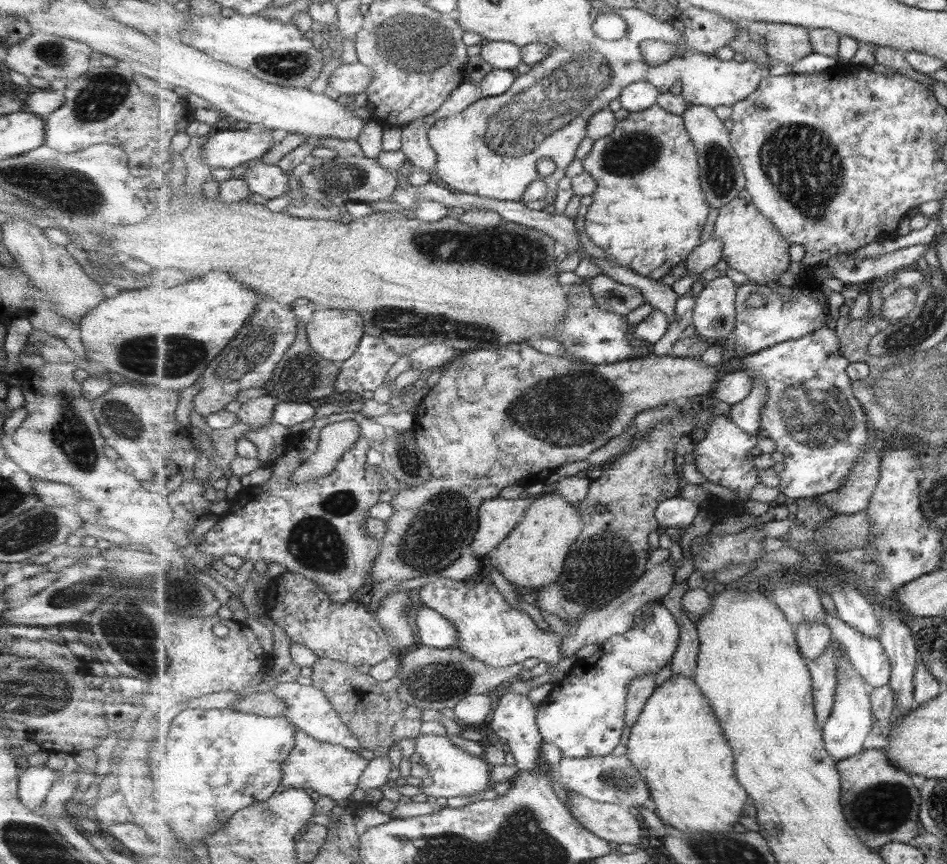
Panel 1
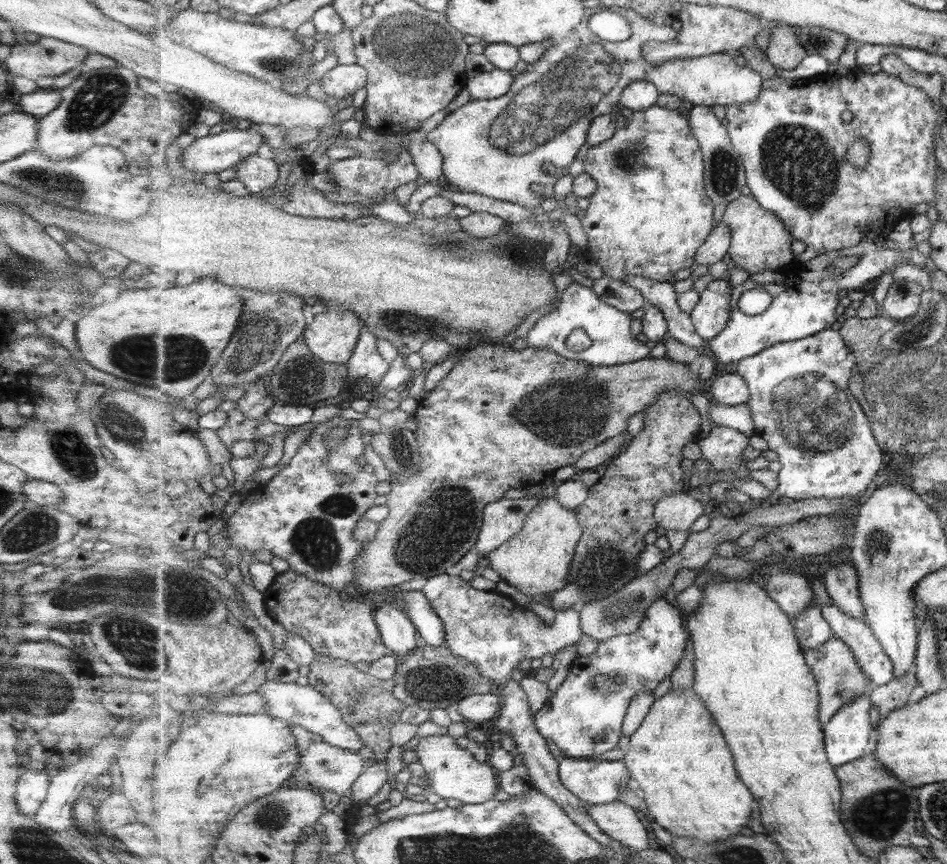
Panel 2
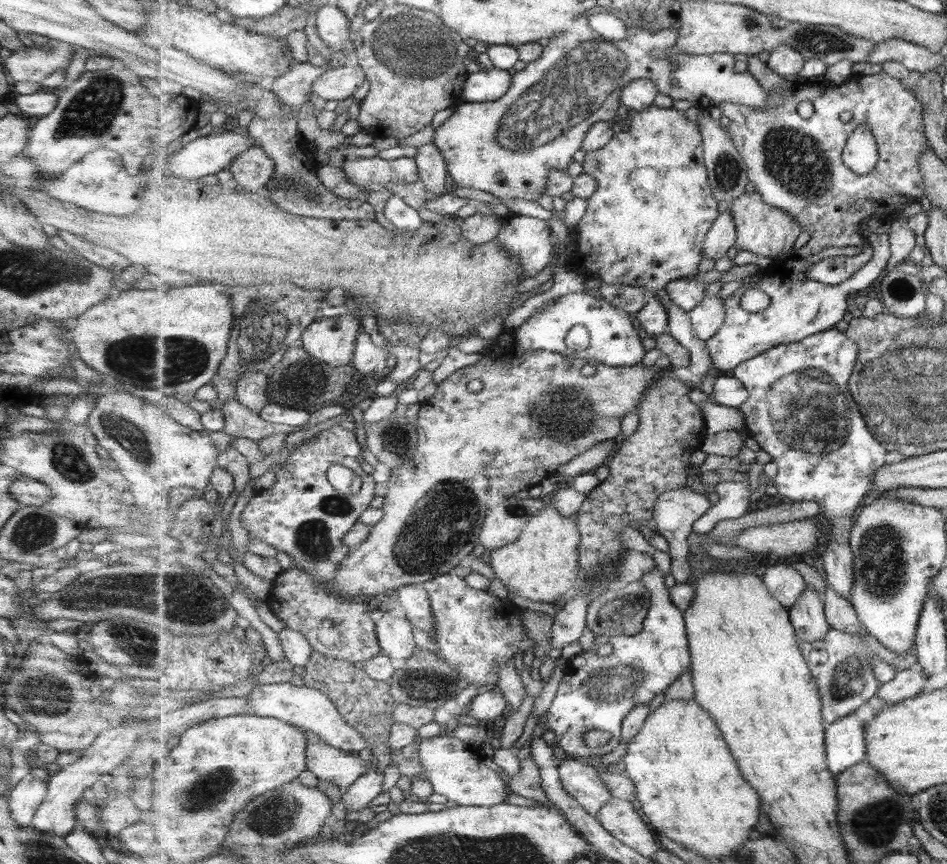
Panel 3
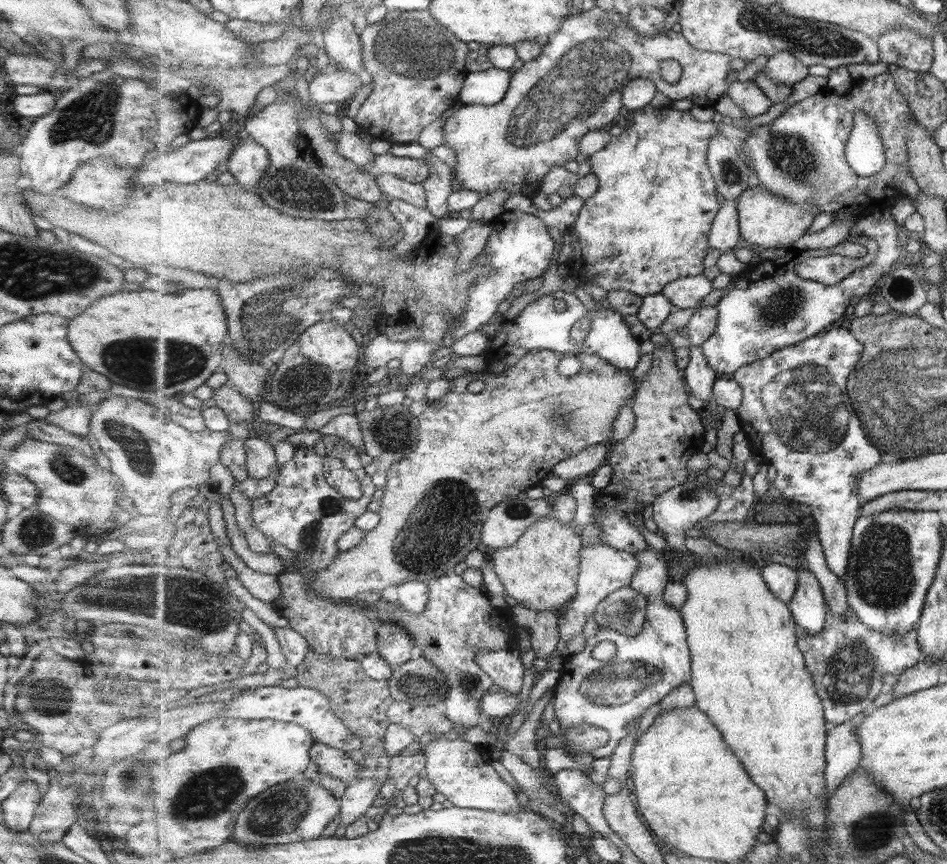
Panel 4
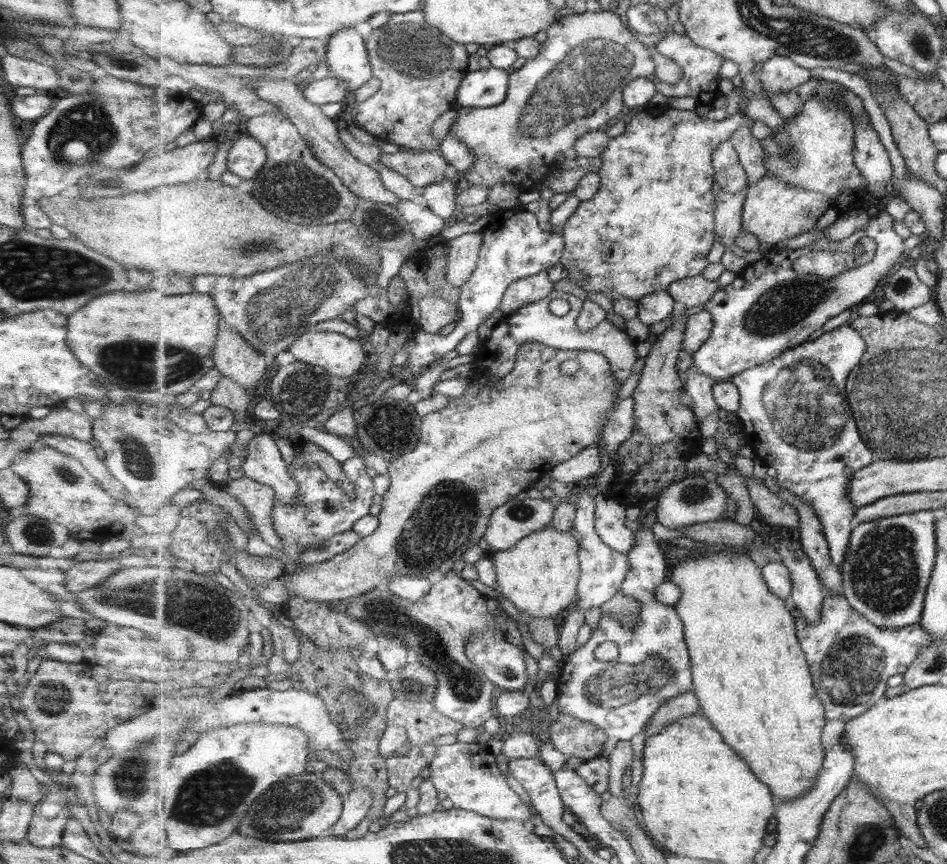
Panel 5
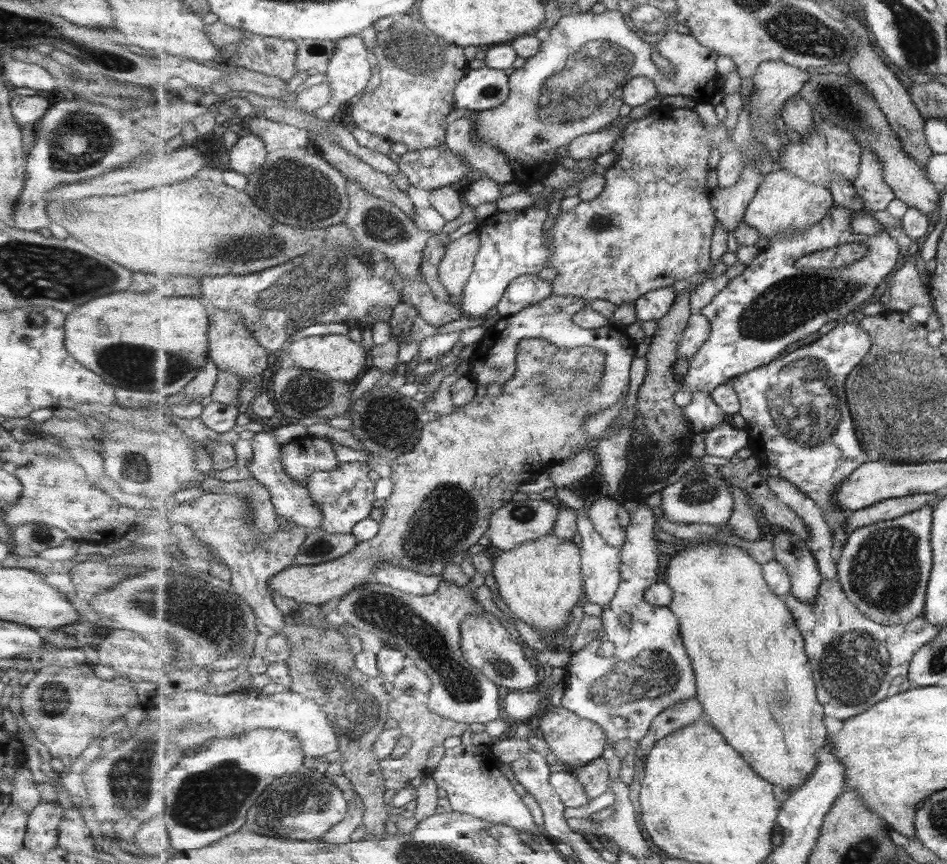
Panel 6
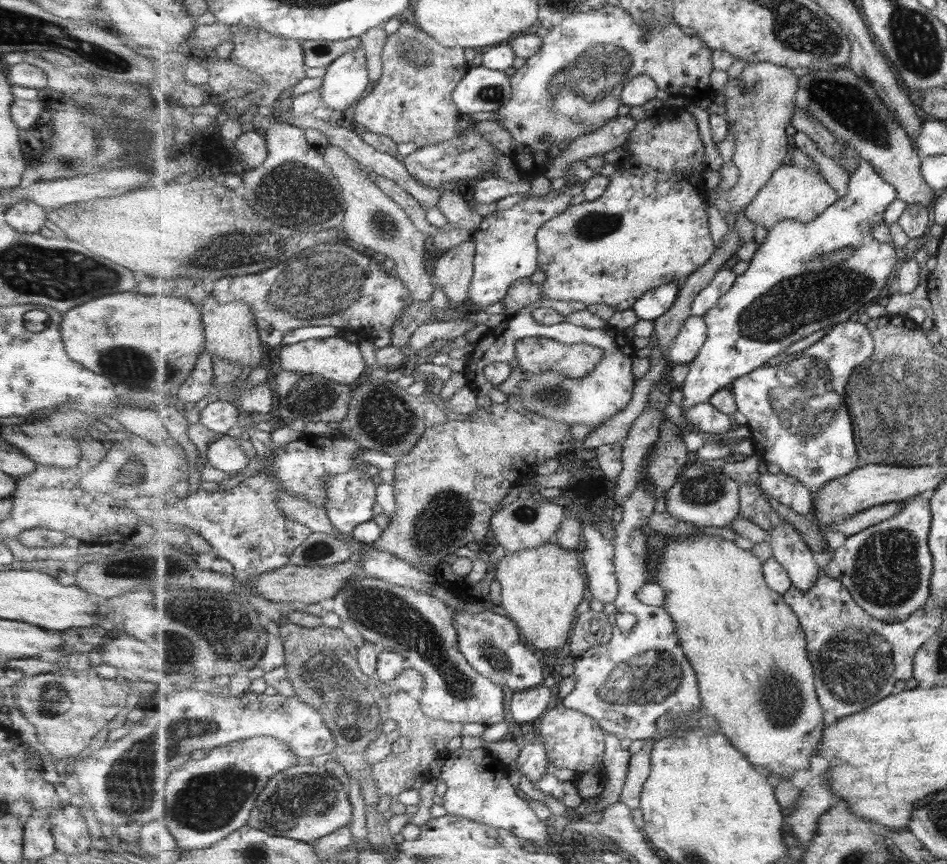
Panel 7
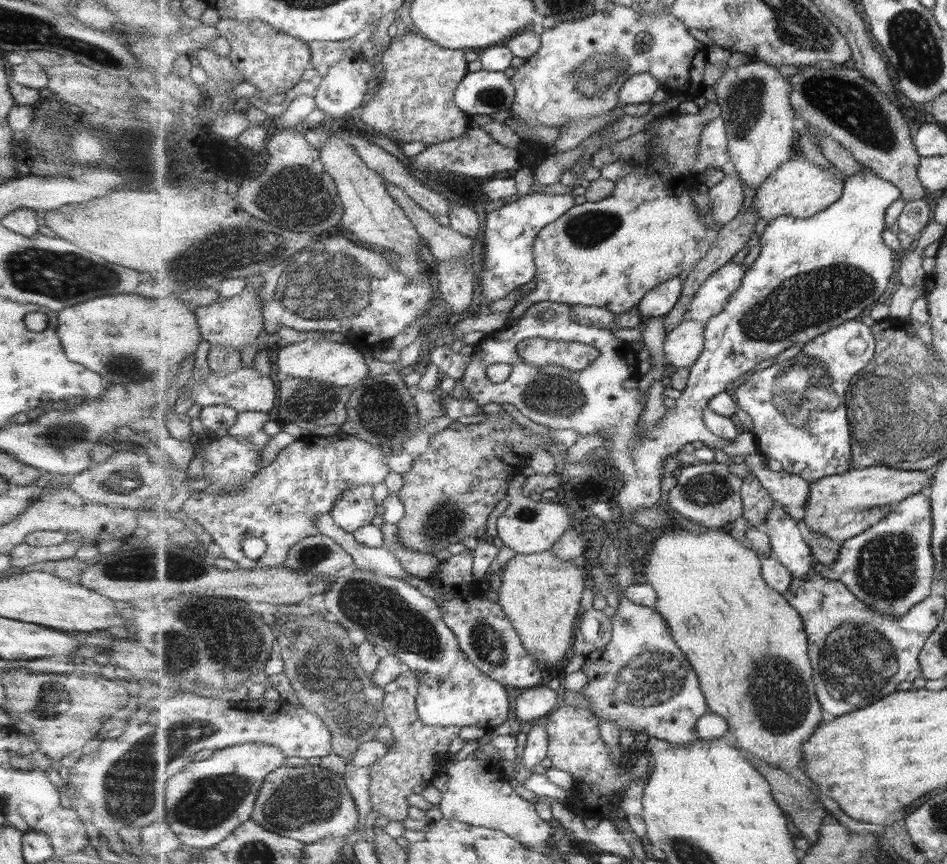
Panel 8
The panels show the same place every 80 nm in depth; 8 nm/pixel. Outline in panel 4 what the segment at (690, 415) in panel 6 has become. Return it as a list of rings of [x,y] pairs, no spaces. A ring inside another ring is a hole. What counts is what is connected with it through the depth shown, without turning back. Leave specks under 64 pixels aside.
[[[689,343],[687,348],[691,352],[691,362],[684,372],[684,379],[690,386],[690,394],[708,404],[709,398],[714,398],[713,385],[717,380],[717,373],[707,364],[701,346],[691,346]]]

